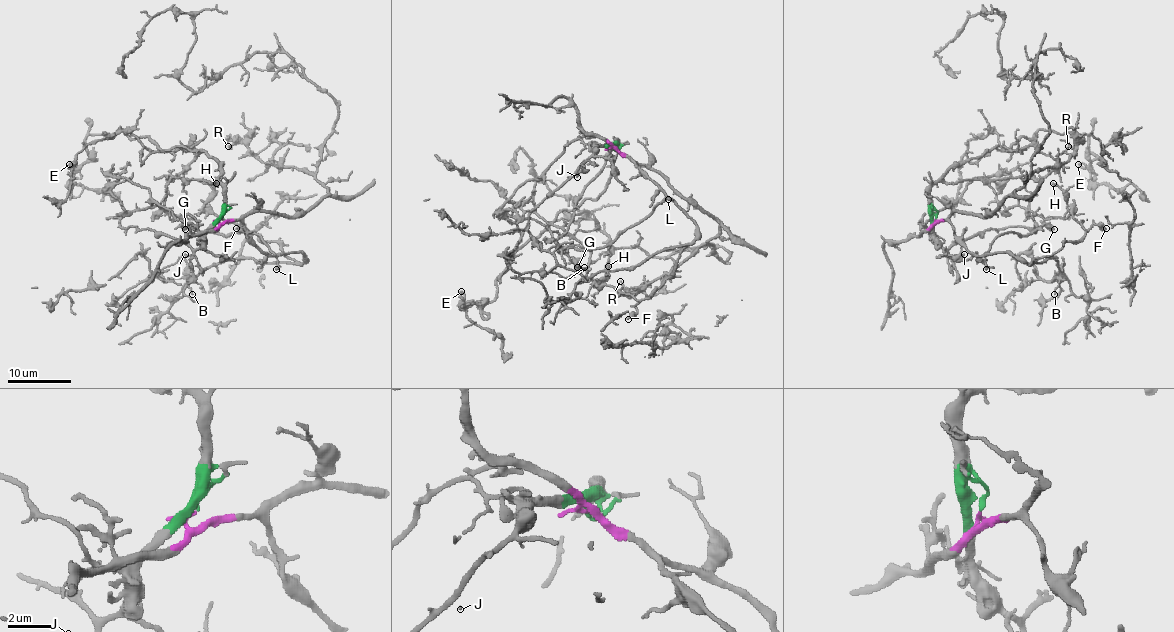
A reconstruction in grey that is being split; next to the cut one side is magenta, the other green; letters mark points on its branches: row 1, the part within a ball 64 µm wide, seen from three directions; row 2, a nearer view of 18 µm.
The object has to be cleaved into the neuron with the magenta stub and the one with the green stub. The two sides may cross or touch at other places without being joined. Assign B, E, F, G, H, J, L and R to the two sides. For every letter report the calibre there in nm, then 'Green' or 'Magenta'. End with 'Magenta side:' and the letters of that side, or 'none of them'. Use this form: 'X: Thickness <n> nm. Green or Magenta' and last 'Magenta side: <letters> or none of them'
B: Thickness 160 nm. Magenta
E: Thickness 150 nm. Green
F: Thickness 400 nm. Magenta
G: Thickness 480 nm. Magenta
H: Thickness 180 nm. Magenta
J: Thickness 170 nm. Green
L: Thickness 260 nm. Magenta
R: Thickness 200 nm. Magenta
Magenta side: B, F, G, H, L, R

